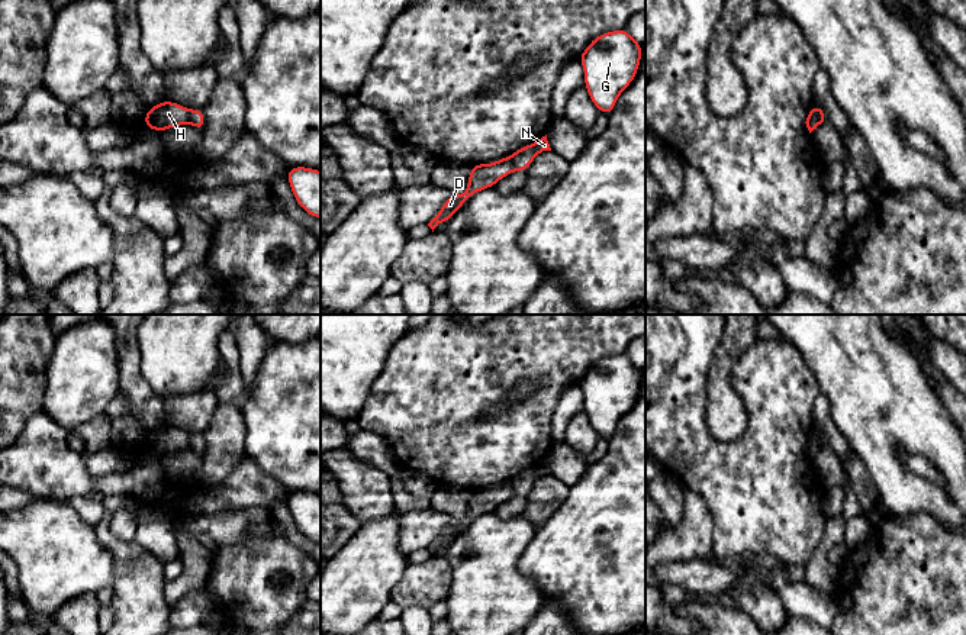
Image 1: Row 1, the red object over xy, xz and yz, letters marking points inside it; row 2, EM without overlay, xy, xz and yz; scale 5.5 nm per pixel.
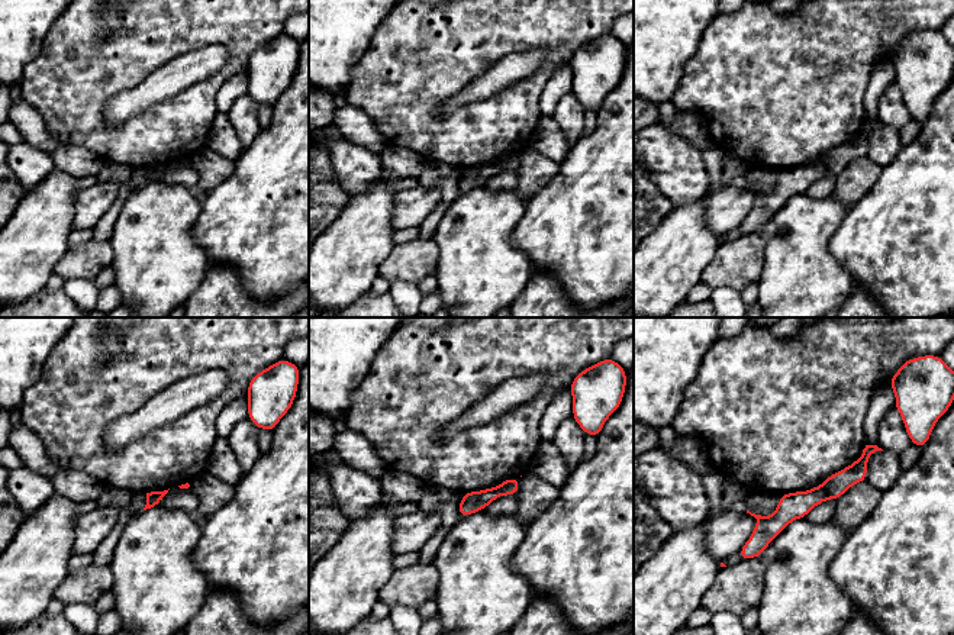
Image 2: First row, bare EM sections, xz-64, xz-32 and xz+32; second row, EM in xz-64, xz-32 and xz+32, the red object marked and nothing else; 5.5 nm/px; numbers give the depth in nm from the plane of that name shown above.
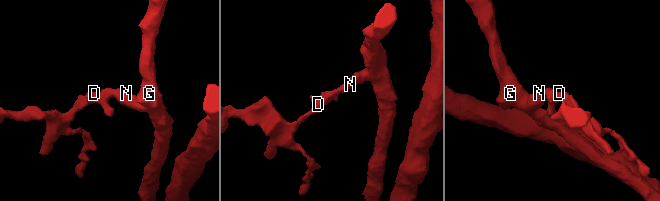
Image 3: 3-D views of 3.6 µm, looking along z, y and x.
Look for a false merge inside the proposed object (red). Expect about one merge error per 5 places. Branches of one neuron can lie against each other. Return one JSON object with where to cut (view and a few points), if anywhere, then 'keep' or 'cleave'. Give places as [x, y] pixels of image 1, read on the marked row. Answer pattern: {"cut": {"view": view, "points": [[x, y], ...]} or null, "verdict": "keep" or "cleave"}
{"cut": {"view": "xy", "points": [[190, 110], [187, 122]]}, "verdict": "cleave"}

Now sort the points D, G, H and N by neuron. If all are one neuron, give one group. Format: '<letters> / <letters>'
D H / G N

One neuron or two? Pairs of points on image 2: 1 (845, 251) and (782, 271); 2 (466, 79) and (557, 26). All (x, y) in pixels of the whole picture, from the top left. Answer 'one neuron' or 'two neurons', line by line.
1: two neurons
2: one neuron

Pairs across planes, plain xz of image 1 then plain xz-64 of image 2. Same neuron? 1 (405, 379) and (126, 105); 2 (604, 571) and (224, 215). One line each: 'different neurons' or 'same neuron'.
1: different neurons
2: same neuron

